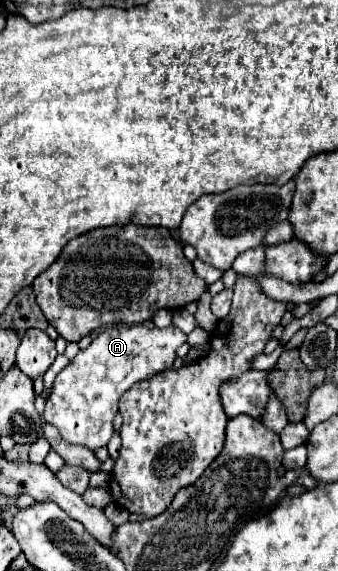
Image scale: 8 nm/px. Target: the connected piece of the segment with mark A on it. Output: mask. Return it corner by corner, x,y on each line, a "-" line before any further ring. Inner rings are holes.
144,325
106,327
58,373
50,395
46,397
44,421
54,425
60,431
60,437
70,445
84,445
90,451
108,445
108,439
114,433
112,419
118,413
122,393
134,383
170,369
182,343
186,343
186,335
174,325
166,329
148,329

